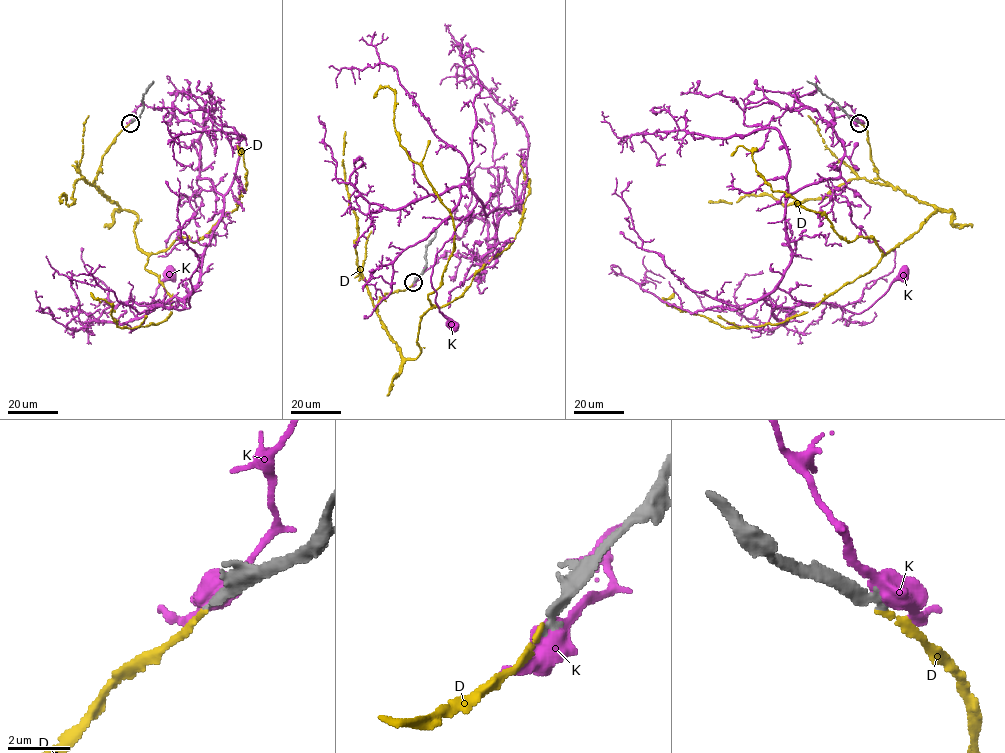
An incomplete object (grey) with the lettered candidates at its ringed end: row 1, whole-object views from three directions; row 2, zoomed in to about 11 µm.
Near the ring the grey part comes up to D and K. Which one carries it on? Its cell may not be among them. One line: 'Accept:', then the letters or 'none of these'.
Accept: D

